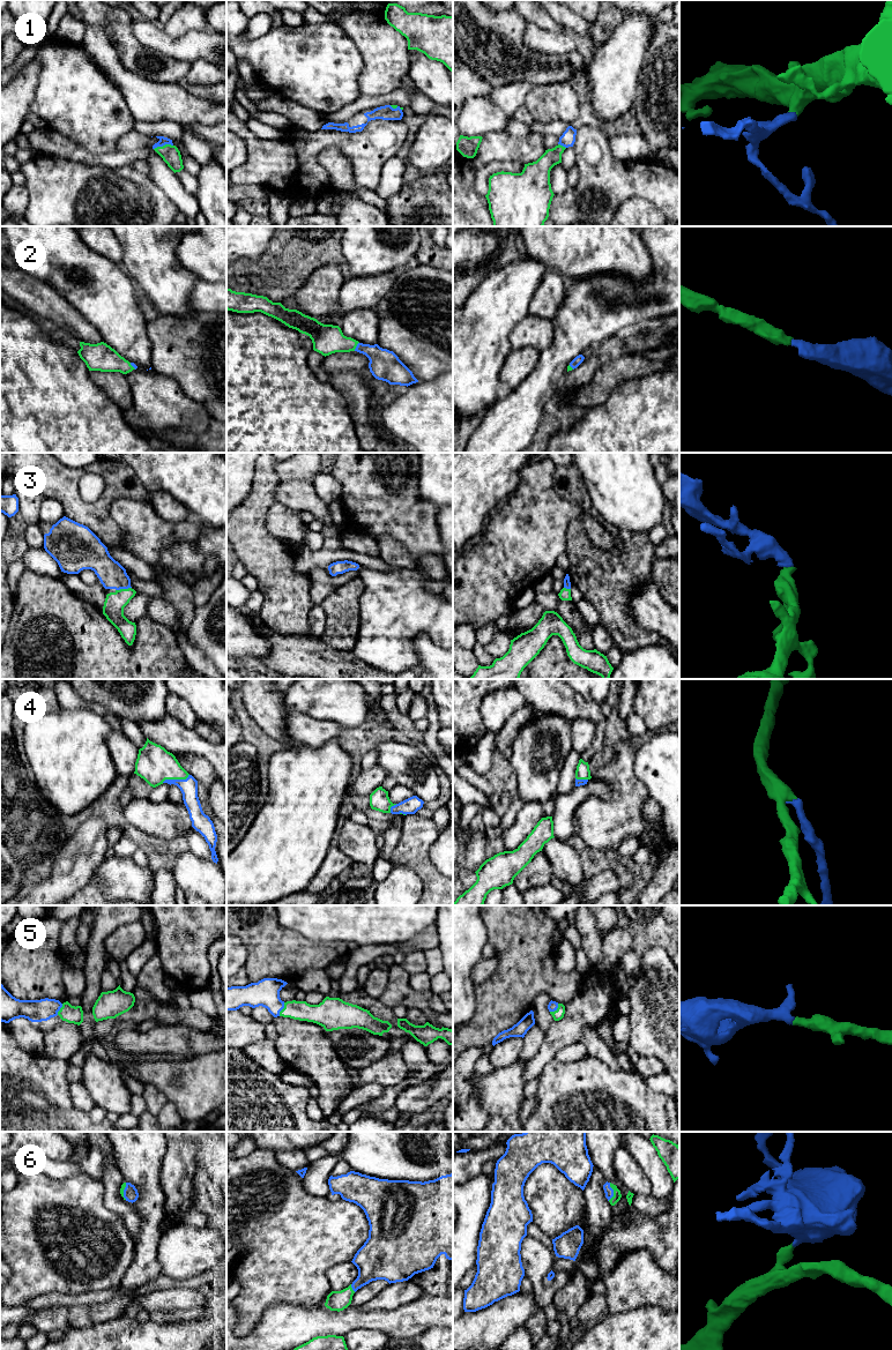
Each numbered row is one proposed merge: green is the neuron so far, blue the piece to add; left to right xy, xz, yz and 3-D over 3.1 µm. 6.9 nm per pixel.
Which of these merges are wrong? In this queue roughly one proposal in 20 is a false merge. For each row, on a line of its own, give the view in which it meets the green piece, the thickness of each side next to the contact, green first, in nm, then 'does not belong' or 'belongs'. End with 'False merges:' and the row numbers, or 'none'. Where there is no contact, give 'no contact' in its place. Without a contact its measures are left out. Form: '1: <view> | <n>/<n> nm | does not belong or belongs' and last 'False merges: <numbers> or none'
1: xy | 130/60 nm | belongs
2: xz | 200/220 nm | belongs
3: xy | 140/190 nm | belongs
4: xy | 260/120 nm | belongs
5: xz | 140/190 nm | belongs
6: yz | 60/60 nm | belongs
False merges: none

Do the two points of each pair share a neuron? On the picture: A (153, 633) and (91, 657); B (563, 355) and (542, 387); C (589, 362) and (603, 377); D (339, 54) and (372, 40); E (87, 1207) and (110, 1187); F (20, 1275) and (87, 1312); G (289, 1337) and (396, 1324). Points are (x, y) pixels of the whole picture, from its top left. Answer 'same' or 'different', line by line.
A: same
B: same
C: different
D: different
E: different
F: different
G: same

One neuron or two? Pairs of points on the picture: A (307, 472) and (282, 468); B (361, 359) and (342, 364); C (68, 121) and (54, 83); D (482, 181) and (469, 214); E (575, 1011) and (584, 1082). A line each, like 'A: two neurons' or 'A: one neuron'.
A: one neuron
B: one neuron
C: one neuron
D: two neurons
E: two neurons

